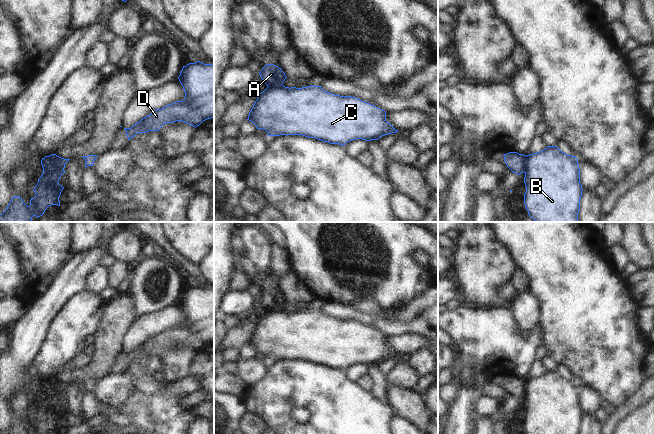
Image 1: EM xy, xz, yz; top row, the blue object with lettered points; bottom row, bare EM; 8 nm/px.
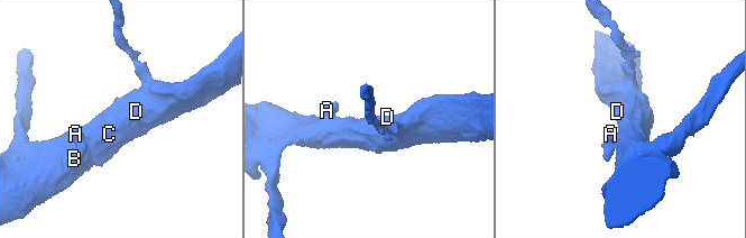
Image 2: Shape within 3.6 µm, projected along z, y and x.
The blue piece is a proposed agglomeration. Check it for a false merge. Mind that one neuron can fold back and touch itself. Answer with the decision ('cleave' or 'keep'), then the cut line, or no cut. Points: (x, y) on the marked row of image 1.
cleave; cut yz (526, 156), (526, 169), (524, 171)

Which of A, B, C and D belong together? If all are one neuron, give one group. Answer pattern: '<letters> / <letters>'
A / B C D

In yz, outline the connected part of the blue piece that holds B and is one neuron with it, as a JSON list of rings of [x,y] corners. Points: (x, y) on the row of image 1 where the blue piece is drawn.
[[[557,146],[526,156],[524,204],[536,222],[578,222],[582,185],[576,156],[567,155]]]

